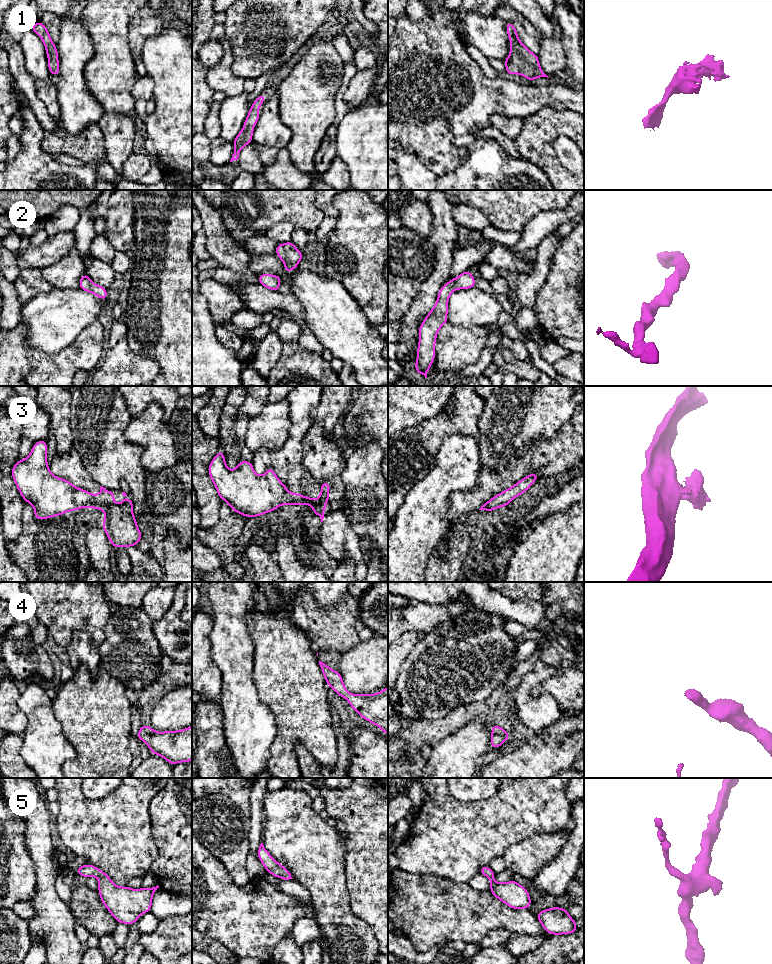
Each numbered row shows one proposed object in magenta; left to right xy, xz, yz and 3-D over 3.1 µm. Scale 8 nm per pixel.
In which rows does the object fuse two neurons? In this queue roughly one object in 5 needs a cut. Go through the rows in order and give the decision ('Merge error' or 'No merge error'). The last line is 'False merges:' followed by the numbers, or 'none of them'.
1: No merge error
2: No merge error
3: Merge error
4: No merge error
5: No merge error
False merges: 3

